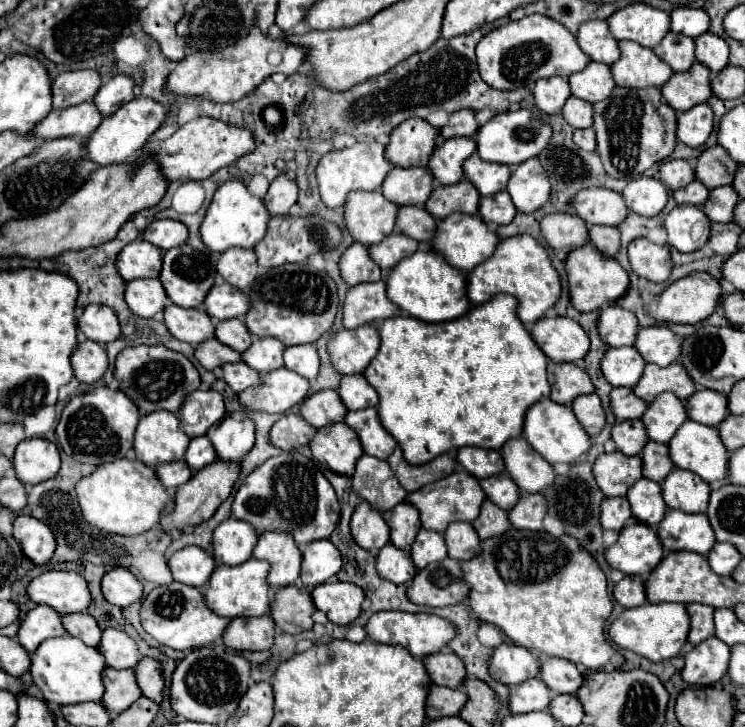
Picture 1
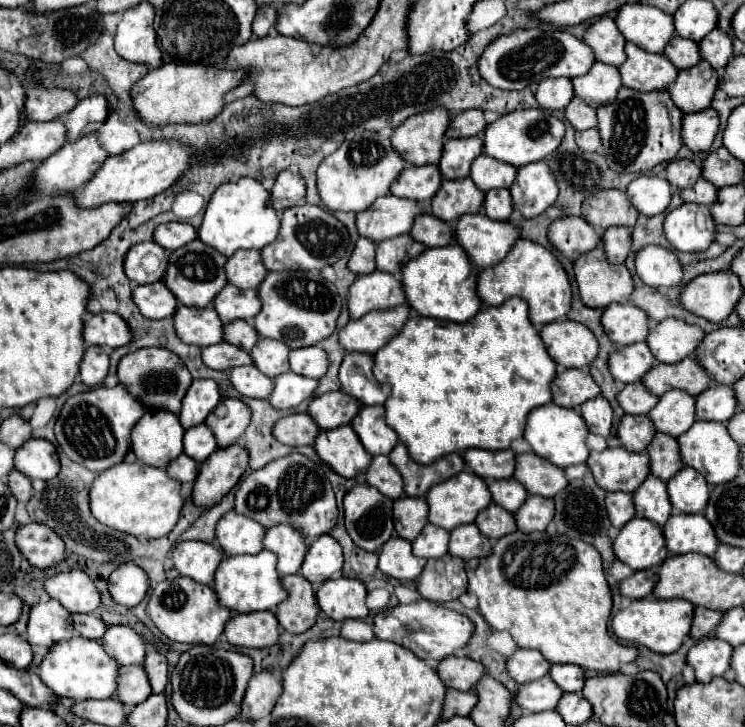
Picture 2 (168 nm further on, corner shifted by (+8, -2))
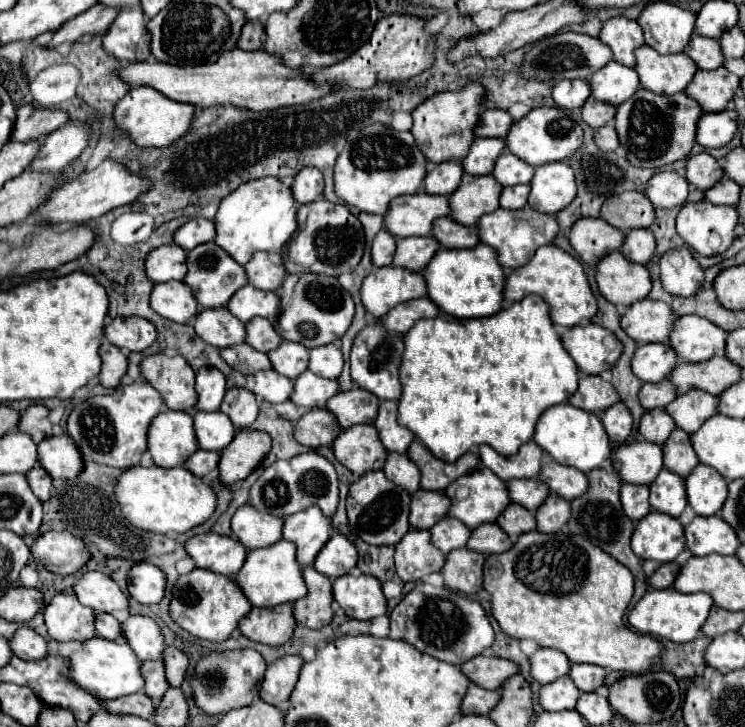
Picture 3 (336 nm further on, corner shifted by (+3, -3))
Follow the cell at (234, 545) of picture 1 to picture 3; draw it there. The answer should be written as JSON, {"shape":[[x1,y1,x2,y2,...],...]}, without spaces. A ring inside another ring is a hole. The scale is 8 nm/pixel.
{"shape":[[242,505,232,517,232,533,246,549,260,549,282,539,282,519]]}

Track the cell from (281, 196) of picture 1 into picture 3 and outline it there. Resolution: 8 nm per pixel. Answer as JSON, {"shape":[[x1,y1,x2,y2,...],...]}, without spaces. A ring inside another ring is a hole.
{"shape":[[304,167,292,181,292,195,298,205,302,203,312,203,322,195,324,189,324,179,322,173,316,167]]}

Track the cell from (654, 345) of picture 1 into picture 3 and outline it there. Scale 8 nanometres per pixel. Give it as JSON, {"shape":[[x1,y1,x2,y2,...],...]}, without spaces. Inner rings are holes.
{"shape":[[682,315,674,321,674,327,668,335,668,343,670,347,676,351,678,359,710,359,716,353,724,353,724,343,726,343,726,333,716,327,714,323,710,323,704,317,698,315]]}

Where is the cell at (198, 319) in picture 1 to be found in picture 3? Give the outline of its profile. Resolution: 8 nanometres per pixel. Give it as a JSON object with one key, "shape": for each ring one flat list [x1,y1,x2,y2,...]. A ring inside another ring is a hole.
{"shape":[[226,307,202,309,194,317,194,331,212,347,230,347,238,345,246,337,244,323,240,323]]}

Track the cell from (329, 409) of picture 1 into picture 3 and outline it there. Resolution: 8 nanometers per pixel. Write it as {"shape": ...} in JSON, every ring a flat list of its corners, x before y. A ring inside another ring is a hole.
{"shape":[[350,389,338,393,326,403,326,409,338,419,340,427,352,427,354,423,372,423,378,411,378,399,362,389]]}

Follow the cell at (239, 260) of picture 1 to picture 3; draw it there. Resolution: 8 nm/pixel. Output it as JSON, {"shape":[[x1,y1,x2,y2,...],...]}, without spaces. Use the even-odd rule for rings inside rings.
{"shape":[[258,251,252,255,252,259,244,265,248,283,262,291,280,291,282,279,286,275,286,269,282,265,280,253,272,251,272,259,268,251]]}

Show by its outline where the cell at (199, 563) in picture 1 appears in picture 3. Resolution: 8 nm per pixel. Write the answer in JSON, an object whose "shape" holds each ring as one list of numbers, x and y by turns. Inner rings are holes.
{"shape":[[216,533,190,537,186,541,186,553,194,559,198,569,214,571,226,577,234,577,246,559,246,549,240,541]]}

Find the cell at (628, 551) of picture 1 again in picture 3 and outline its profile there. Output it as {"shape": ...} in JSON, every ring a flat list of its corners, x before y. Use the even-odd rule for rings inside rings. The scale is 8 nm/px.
{"shape":[[650,511,638,521,630,545,640,559,670,563,684,549,684,529,674,517]]}

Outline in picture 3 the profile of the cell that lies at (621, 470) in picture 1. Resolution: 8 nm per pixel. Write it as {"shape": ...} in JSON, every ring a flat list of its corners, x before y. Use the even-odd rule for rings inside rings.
{"shape":[[648,441,620,445,612,449,610,463,622,483,650,485,662,469,662,447]]}

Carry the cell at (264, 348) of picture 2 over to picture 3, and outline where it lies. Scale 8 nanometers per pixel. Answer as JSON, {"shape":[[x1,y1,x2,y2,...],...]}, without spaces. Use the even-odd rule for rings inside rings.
{"shape":[[282,341,276,349,268,353,272,369,284,377,298,377,302,371,308,369,308,349,304,345]]}

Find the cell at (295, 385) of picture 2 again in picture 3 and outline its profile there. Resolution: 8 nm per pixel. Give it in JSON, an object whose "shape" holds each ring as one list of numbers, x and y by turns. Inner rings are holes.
{"shape":[[304,371,302,375,298,375,294,379,294,391,290,395,290,401,294,405,300,405,300,407,324,407,326,401,330,397,334,397,338,393,338,383,336,381,330,381,330,379,324,379,324,377,318,377,310,371]]}

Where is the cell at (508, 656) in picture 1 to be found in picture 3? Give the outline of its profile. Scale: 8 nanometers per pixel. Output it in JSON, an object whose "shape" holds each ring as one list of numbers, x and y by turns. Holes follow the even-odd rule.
{"shape":[[536,649,530,655,530,675,540,685,546,685,558,677,564,677,570,671,570,661,564,653,554,649]]}

